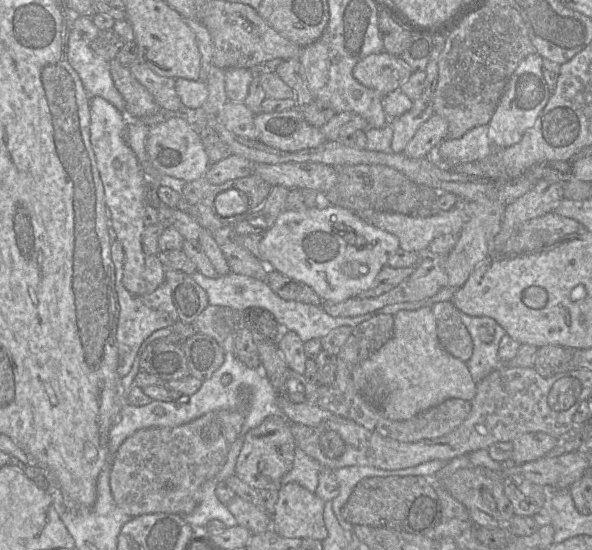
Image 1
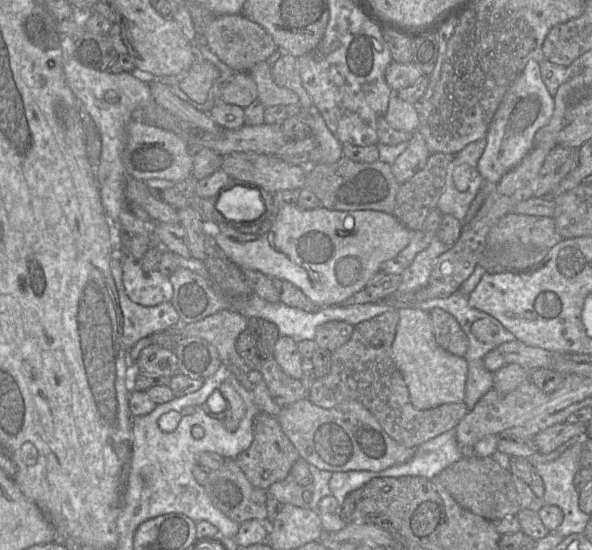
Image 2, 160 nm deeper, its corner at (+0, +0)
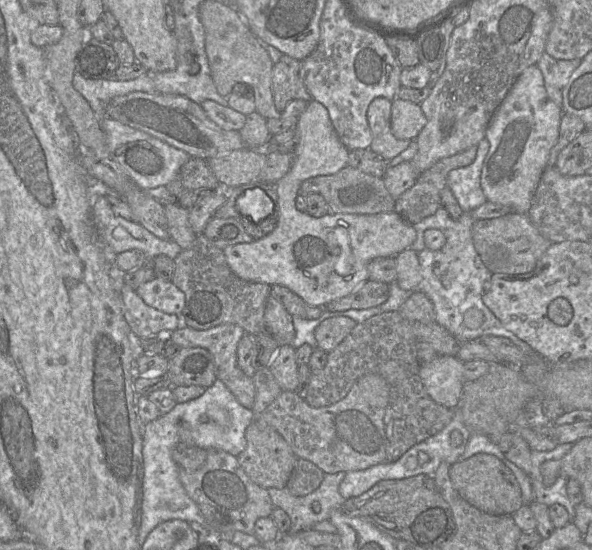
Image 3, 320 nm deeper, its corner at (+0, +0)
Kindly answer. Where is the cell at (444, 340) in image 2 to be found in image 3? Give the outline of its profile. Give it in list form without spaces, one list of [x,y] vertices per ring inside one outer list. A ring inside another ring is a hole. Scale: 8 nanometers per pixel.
[[[399,311],[377,314],[363,322],[357,323],[348,336],[332,351],[324,368],[313,371],[305,388],[301,388],[304,399],[312,407],[330,406],[342,400],[354,383],[366,374],[378,374],[388,383],[390,389],[389,404],[385,414],[385,431],[387,438],[386,461],[399,459],[416,444],[428,439],[442,430],[453,418],[454,409],[449,409],[435,402],[427,393],[420,378],[420,362],[417,356],[418,344],[427,343],[438,355],[456,356],[461,343],[437,322],[419,323],[406,320]]]

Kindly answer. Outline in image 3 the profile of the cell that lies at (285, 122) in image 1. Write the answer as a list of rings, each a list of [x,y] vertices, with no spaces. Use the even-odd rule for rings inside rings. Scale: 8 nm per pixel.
[[[130,92],[113,97],[106,106],[105,114],[184,151],[190,157],[209,160],[246,147],[239,131],[222,129],[206,115],[200,104],[181,95]]]

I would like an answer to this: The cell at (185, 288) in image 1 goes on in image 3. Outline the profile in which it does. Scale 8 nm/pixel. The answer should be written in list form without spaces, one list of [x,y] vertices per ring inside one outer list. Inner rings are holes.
[[[203,233],[197,235],[190,247],[181,250],[174,263],[175,270],[171,281],[185,295],[185,306],[181,315],[188,327],[206,330],[221,324],[236,324],[250,335],[265,329],[264,310],[271,286],[239,278],[228,266],[223,250],[214,246]]]

